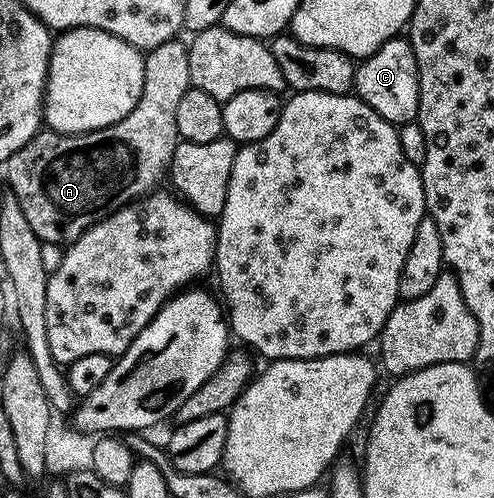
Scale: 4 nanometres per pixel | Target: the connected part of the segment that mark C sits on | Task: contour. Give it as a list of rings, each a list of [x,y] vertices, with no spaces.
[[[408,38],[388,39],[375,53],[364,56],[353,72],[353,91],[387,122],[394,125],[414,122],[419,109],[419,69]]]

